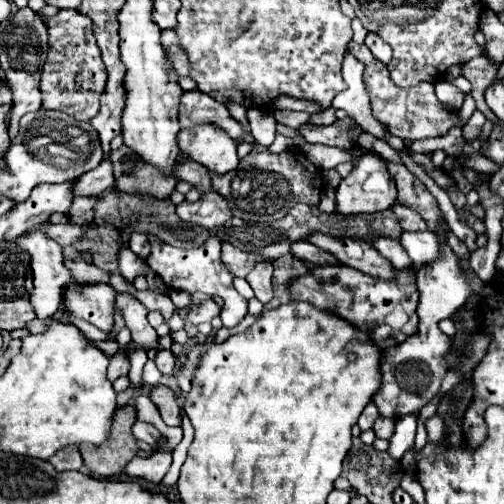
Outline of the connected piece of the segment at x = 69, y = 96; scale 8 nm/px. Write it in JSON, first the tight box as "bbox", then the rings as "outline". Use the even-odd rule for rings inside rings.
{"bbox":[42,9,106,121],"outline":[[[62,9],[54,17],[46,17],[48,27],[48,59],[42,69],[42,107],[58,109],[76,121],[90,121],[98,113],[98,101],[106,81],[106,69],[100,49],[92,35],[92,21],[74,9]]]}

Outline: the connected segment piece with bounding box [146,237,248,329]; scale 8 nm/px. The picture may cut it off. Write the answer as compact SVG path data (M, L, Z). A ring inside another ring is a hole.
M148 237L152 253L148 255L146 263L150 265L150 269L170 287L176 291L188 291L188 293L204 293L208 297L220 295L224 299L224 309L222 309L222 321L224 327L236 327L246 315L248 315L248 303L246 299L234 289L232 285L232 275L228 273L228 269L224 269L224 263L220 261L220 239L210 237L200 249L176 249L172 245L164 245L164 243L156 243L154 237Z

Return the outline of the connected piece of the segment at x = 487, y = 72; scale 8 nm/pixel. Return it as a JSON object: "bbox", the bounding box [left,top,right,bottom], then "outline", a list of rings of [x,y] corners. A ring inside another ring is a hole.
{"bbox":[460,55,498,125],"outline":[[[484,55],[468,61],[466,67],[462,67],[462,73],[460,73],[462,77],[466,77],[472,83],[472,97],[476,102],[476,109],[481,111],[486,119],[491,120],[494,125],[498,123],[498,118],[487,106],[484,91],[492,83],[496,73],[498,73],[498,67],[492,65]]]}

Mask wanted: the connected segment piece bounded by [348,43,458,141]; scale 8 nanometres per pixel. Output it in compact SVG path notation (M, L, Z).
M350 43L348 51L364 63L366 71L364 71L364 85L370 93L372 99L372 111L374 117L382 123L388 125L388 129L398 135L400 139L424 139L424 137L442 137L452 125L458 123L458 113L452 113L448 109L444 109L444 105L440 105L438 97L434 95L434 85L432 83L418 83L416 87L408 87L408 89L400 89L392 83L388 67L380 61L376 61L370 53L370 49L366 45L356 45Z

